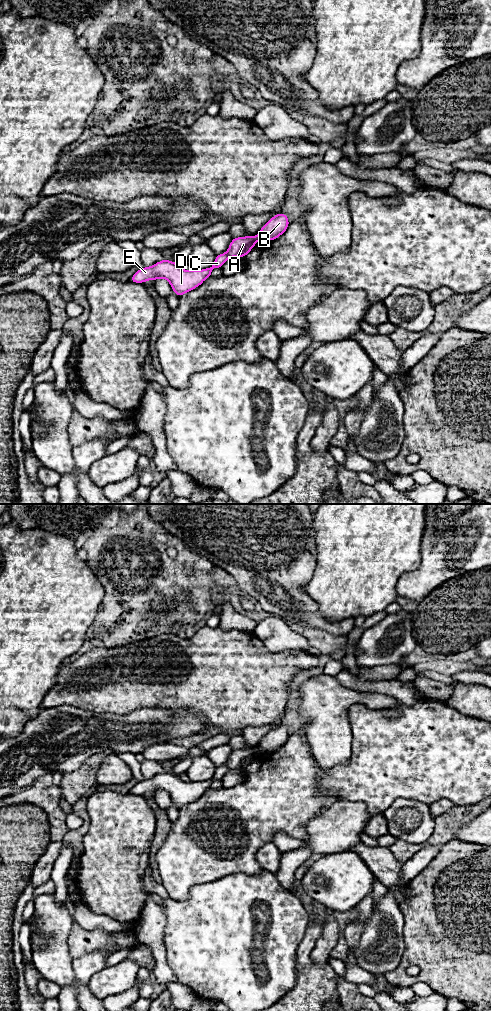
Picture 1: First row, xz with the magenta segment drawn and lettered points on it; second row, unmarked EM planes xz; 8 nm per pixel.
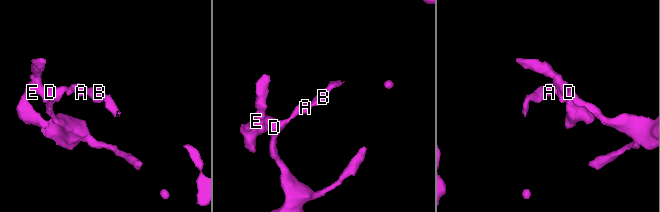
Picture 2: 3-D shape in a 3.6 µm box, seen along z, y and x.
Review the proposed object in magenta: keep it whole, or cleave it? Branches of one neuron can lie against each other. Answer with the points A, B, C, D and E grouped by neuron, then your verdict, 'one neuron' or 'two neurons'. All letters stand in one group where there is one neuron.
groups A C D E / B; two neurons

